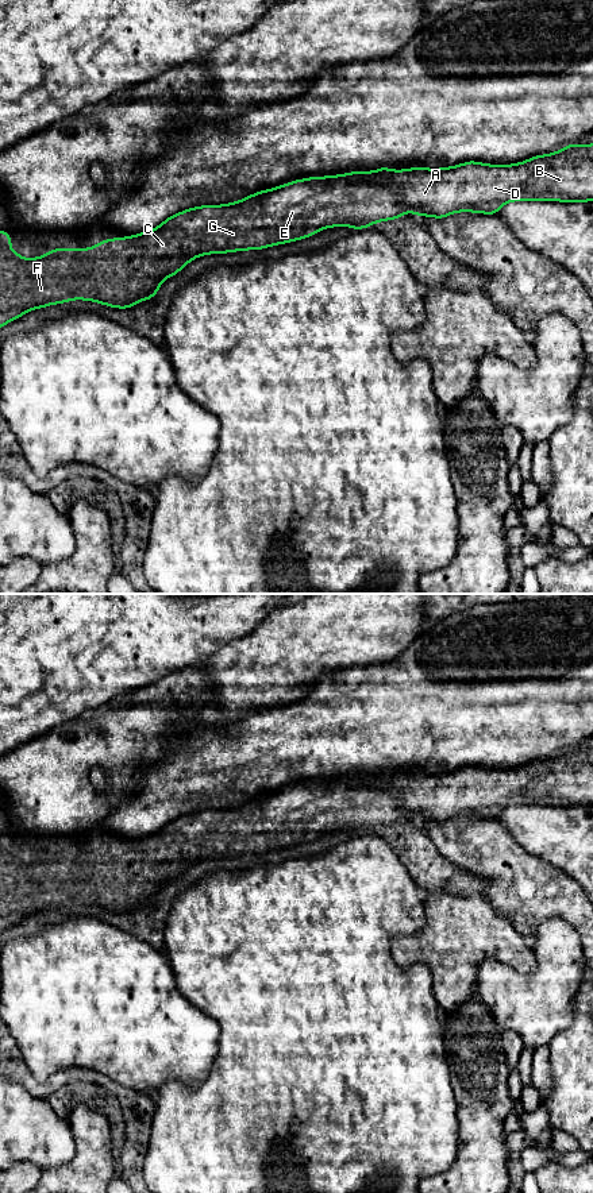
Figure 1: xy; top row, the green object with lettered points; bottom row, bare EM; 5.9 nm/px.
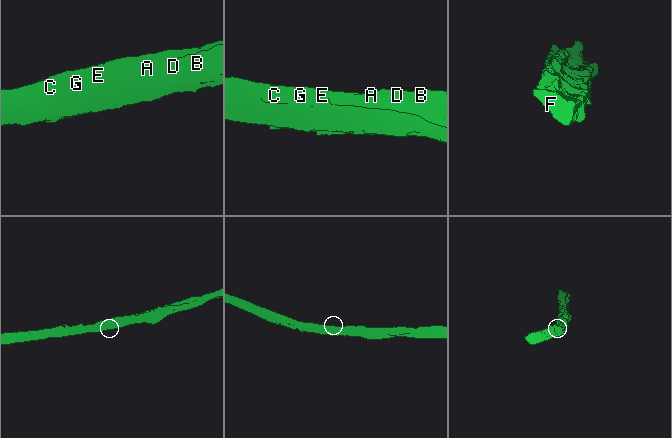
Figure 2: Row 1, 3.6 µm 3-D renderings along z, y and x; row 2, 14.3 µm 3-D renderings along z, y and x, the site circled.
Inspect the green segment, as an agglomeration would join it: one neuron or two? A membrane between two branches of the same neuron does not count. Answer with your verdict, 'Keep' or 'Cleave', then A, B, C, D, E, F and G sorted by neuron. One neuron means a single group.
Keep. Groups: A B C D E F G

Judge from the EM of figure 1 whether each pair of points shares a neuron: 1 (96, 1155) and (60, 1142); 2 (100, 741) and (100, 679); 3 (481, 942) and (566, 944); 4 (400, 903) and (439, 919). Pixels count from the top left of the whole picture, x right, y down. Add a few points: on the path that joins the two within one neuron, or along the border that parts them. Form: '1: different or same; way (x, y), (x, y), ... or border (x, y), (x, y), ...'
1: different; border (68, 1119), (74, 1155), (50, 1168)
2: different; border (110, 703), (100, 710)
3: different; border (531, 942), (531, 970), (518, 972), (504, 962)
4: different; border (423, 894), (424, 925), (414, 934), (401, 935)

